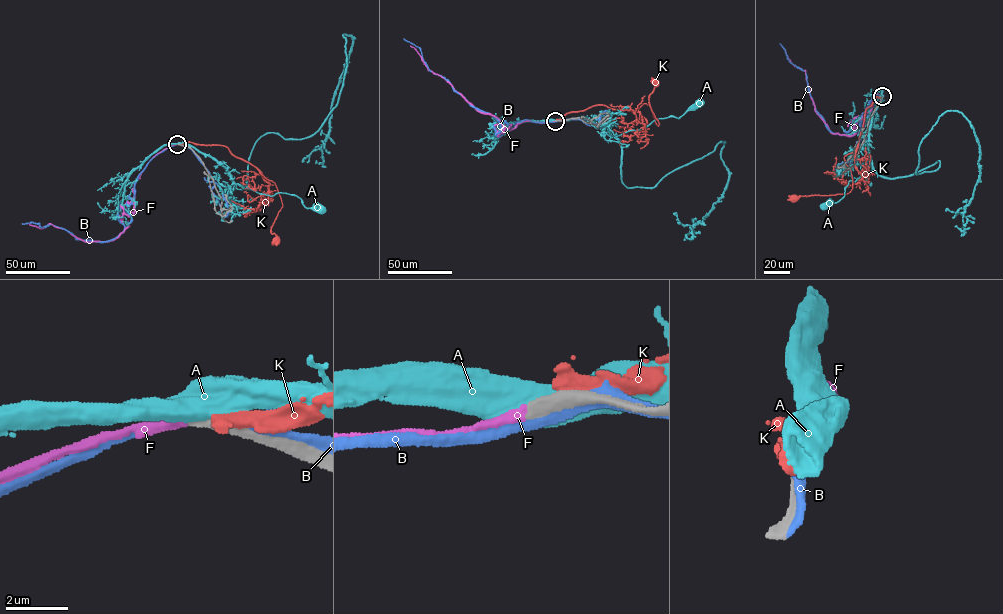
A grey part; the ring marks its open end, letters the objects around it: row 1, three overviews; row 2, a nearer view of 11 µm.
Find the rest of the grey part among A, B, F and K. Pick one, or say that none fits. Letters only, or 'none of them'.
F

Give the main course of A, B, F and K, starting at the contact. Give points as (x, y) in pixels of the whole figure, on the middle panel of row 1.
A: (556, 120), (597, 120), (614, 136), (638, 130), (659, 118), (678, 118), (700, 103)
B: (557, 121), (526, 120), (496, 135), (498, 120), (470, 106), (448, 81), (430, 71), (419, 48), (403, 38)
F: (555, 121), (524, 121), (498, 136), (504, 126), (500, 120), (478, 112), (444, 78), (428, 69), (410, 45)
K: (557, 120), (599, 105), (634, 111), (645, 103), (657, 126), (649, 102), (655, 82)

